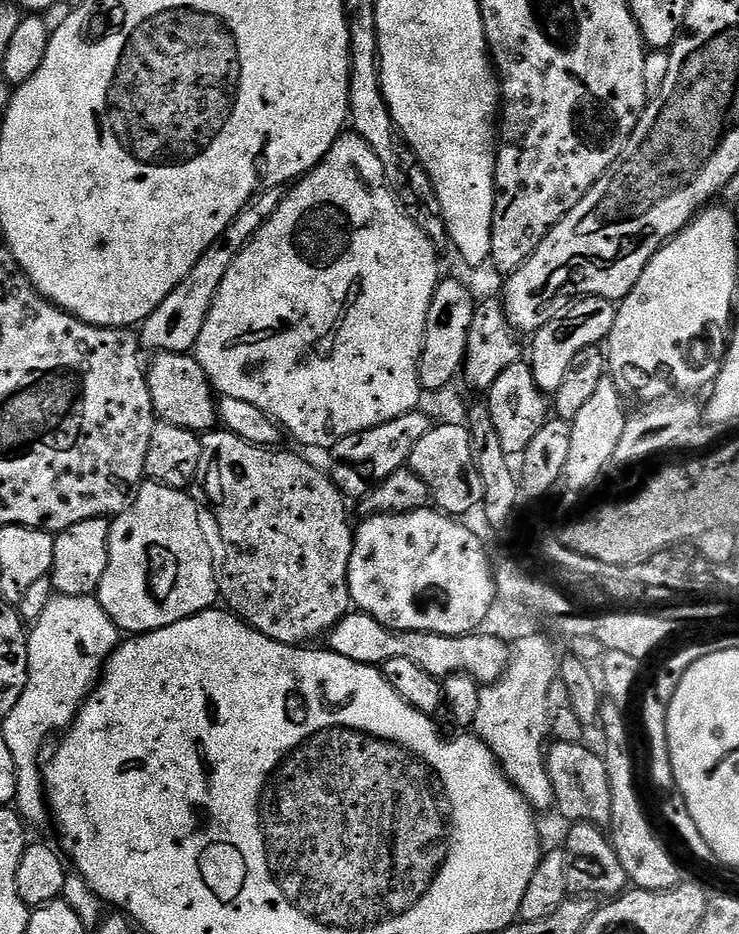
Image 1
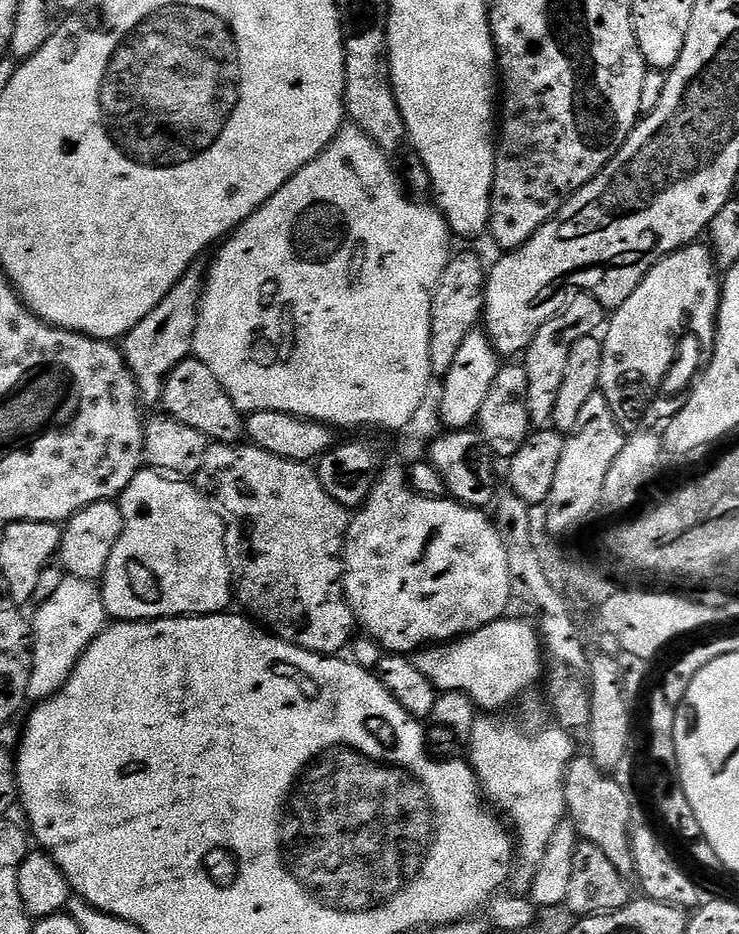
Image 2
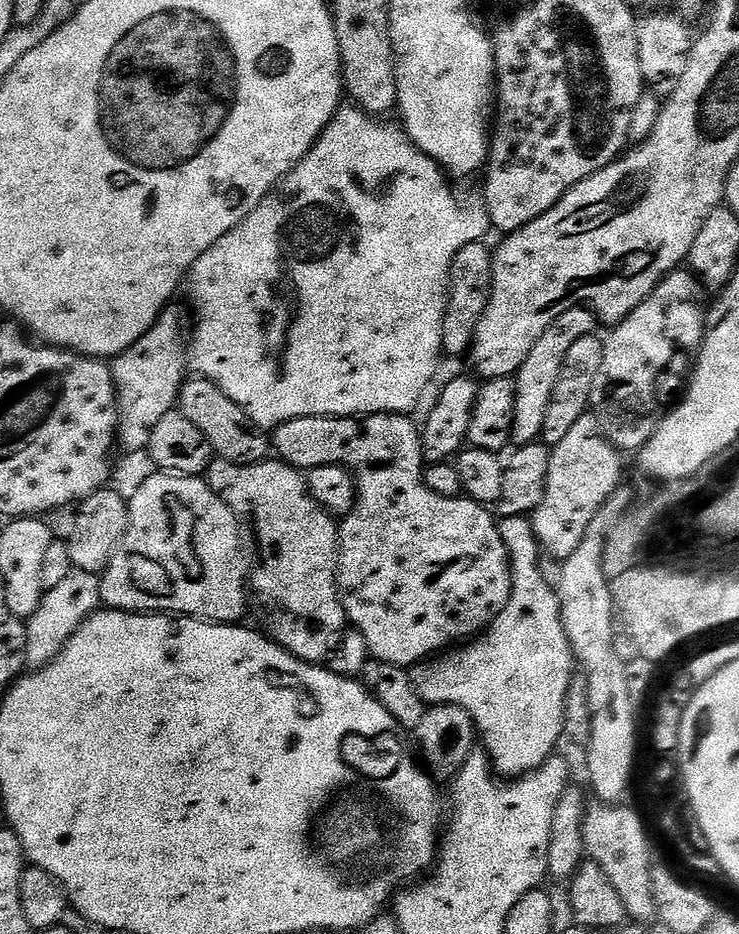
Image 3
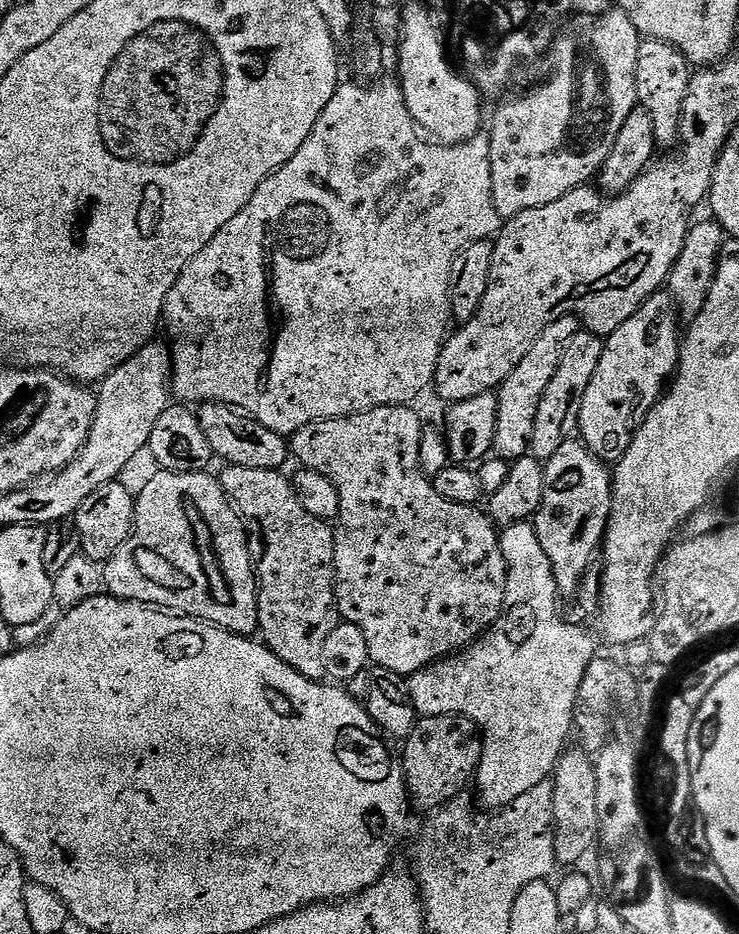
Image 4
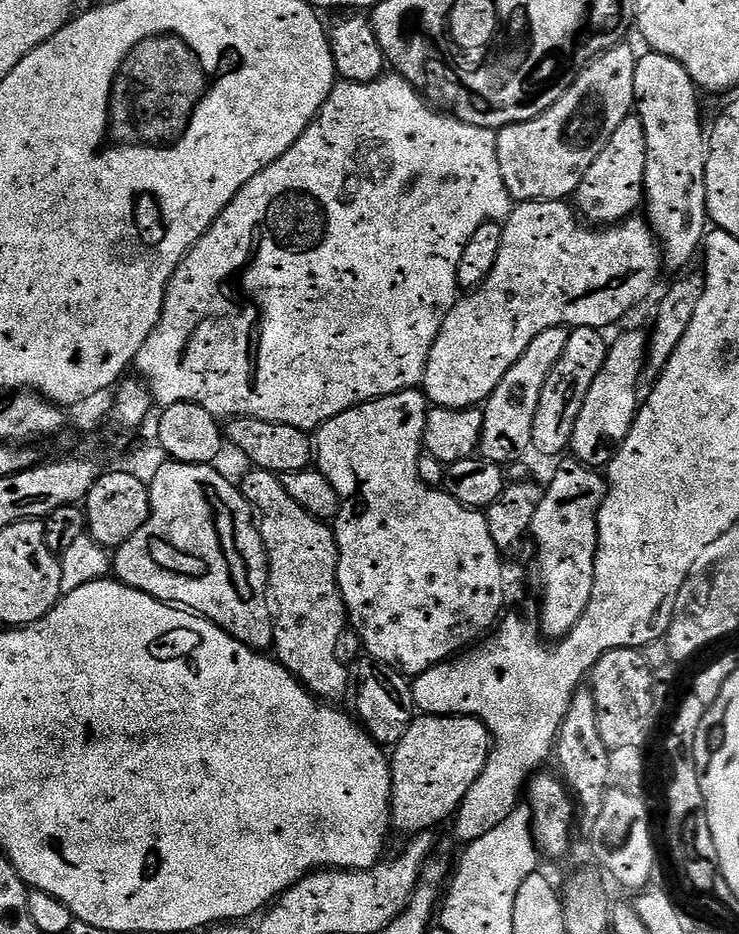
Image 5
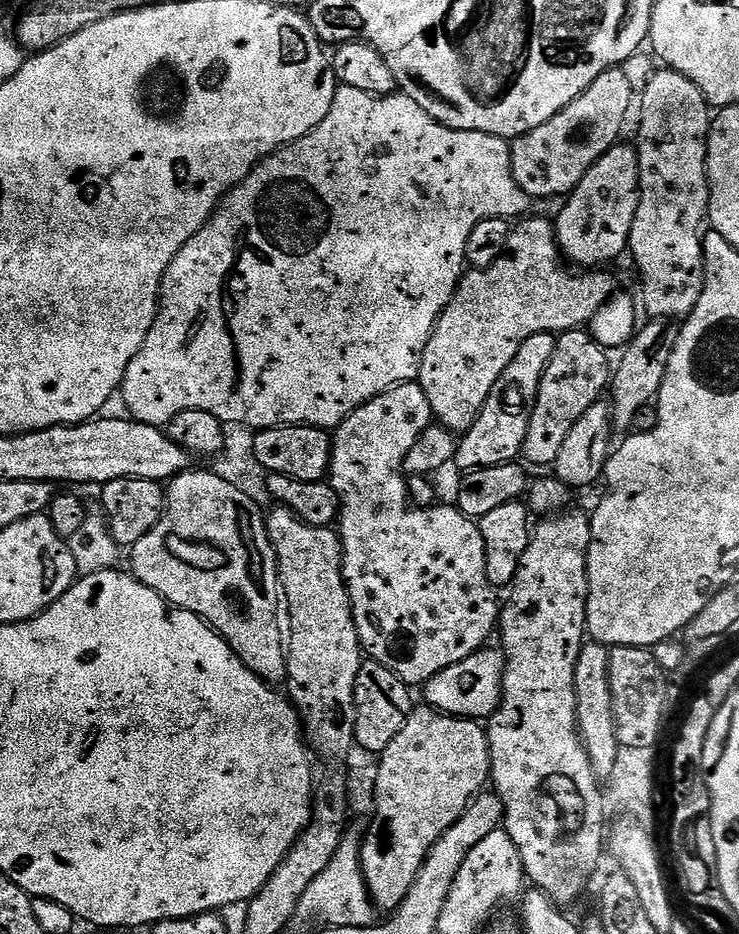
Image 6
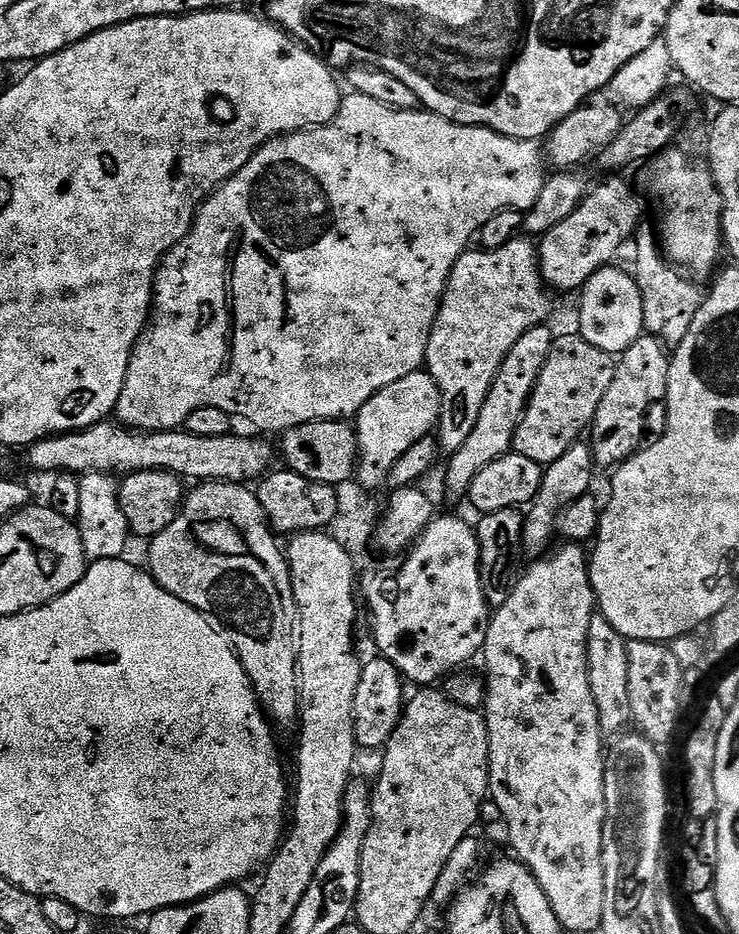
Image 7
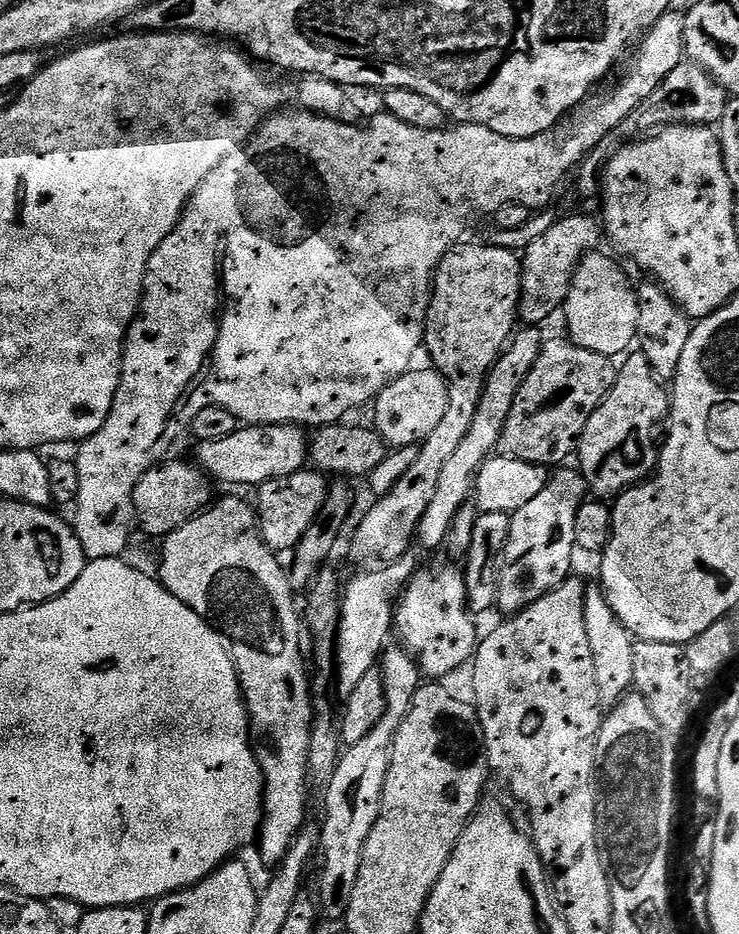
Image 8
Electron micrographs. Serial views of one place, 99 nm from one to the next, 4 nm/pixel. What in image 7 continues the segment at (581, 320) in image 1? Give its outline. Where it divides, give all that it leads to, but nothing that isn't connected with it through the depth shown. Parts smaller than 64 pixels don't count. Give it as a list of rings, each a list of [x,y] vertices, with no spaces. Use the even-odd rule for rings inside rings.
[[[547,323],[537,324],[535,328],[526,330],[518,342],[514,342],[510,354],[502,362],[494,382],[490,386],[490,394],[486,394],[486,402],[482,406],[482,414],[478,414],[478,422],[466,438],[462,450],[451,453],[448,473],[444,476],[444,484],[452,496],[467,497],[470,482],[490,466],[498,458],[512,452],[514,434],[518,430],[520,420],[528,408],[528,399],[532,397],[534,386],[538,382],[538,374],[542,374],[542,366],[546,366],[546,358],[552,349],[554,332],[548,329]]]

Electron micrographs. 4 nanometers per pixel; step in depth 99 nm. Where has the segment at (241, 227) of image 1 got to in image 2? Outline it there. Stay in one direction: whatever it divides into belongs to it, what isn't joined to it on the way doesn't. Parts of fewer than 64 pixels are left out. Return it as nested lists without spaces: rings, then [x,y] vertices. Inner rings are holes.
[[[203,259],[195,260],[186,270],[182,279],[173,286],[170,294],[134,326],[122,340],[124,361],[132,373],[138,389],[138,399],[141,405],[159,405],[164,394],[164,384],[168,375],[182,361],[192,356],[194,330],[200,313],[200,296],[204,293],[206,279],[206,264]]]

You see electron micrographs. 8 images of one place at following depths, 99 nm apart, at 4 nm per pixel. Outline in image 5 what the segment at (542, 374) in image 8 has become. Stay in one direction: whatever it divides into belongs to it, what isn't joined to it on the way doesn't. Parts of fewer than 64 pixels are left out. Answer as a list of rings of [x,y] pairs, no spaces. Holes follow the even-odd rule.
[[[573,328],[569,331],[566,350],[562,350],[562,358],[558,358],[554,370],[550,370],[550,378],[546,378],[538,398],[532,431],[532,447],[537,453],[556,456],[559,452],[569,451],[574,422],[578,422],[578,414],[582,414],[582,402],[586,402],[590,386],[594,386],[594,378],[598,378],[602,362],[606,362],[609,341],[604,340],[604,336],[603,331],[595,328]]]

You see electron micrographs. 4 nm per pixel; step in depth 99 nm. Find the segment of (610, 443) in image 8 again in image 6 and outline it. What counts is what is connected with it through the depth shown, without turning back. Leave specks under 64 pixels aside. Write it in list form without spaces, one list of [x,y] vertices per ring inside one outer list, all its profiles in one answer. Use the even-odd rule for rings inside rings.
[[[652,318],[647,322],[649,324],[645,328],[643,325],[632,341],[619,353],[620,365],[615,365],[610,381],[612,423],[617,429],[630,427],[632,419],[659,396],[660,387],[666,378],[666,366],[670,366],[670,354],[680,333],[680,324],[674,320]]]

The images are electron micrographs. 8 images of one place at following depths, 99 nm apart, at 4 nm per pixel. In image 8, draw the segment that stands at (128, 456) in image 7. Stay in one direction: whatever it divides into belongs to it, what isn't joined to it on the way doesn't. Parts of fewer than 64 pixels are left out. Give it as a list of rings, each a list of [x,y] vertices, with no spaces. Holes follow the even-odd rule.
[[[250,424],[237,427],[230,438],[218,442],[203,442],[200,447],[199,467],[213,481],[224,484],[253,484],[259,486],[274,478],[286,478],[305,471],[310,447],[309,437],[299,424]]]

